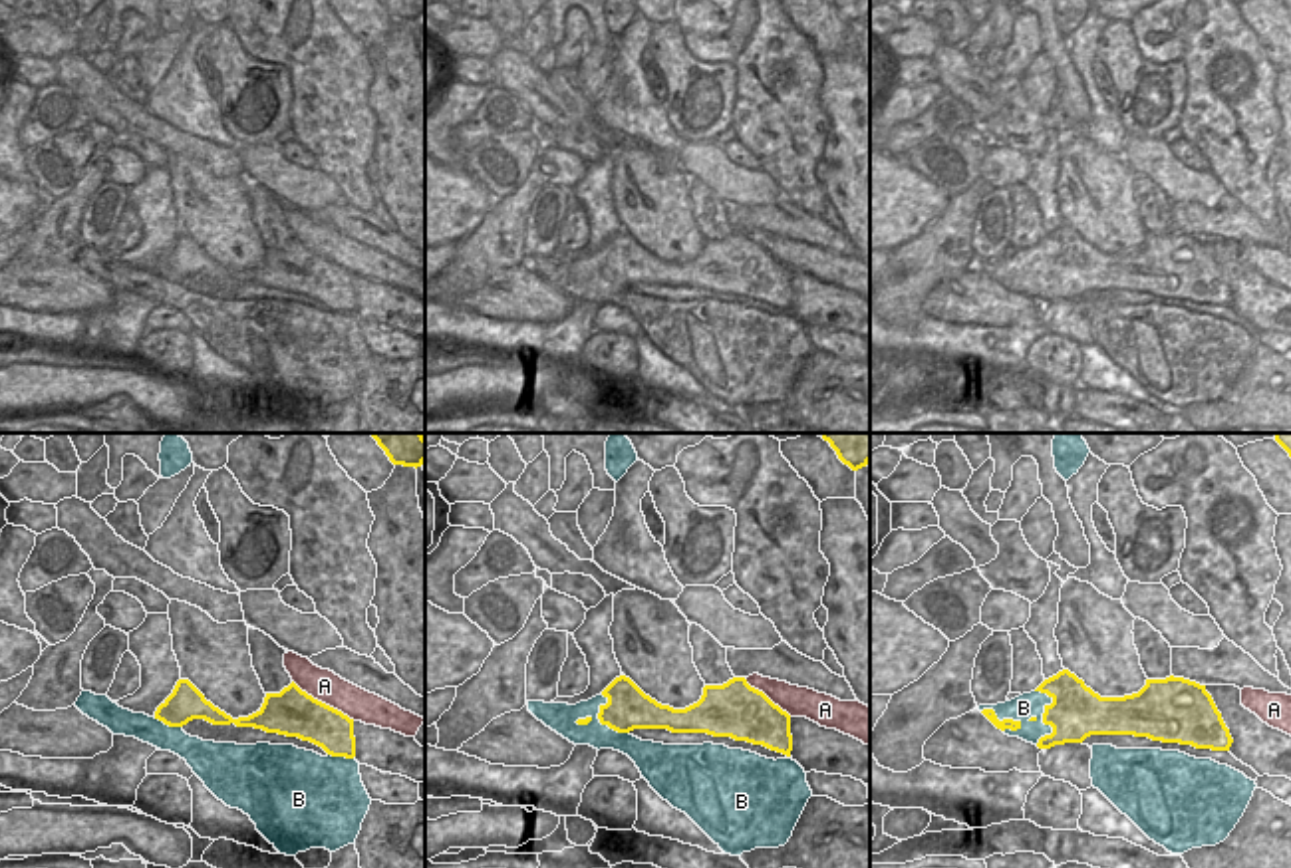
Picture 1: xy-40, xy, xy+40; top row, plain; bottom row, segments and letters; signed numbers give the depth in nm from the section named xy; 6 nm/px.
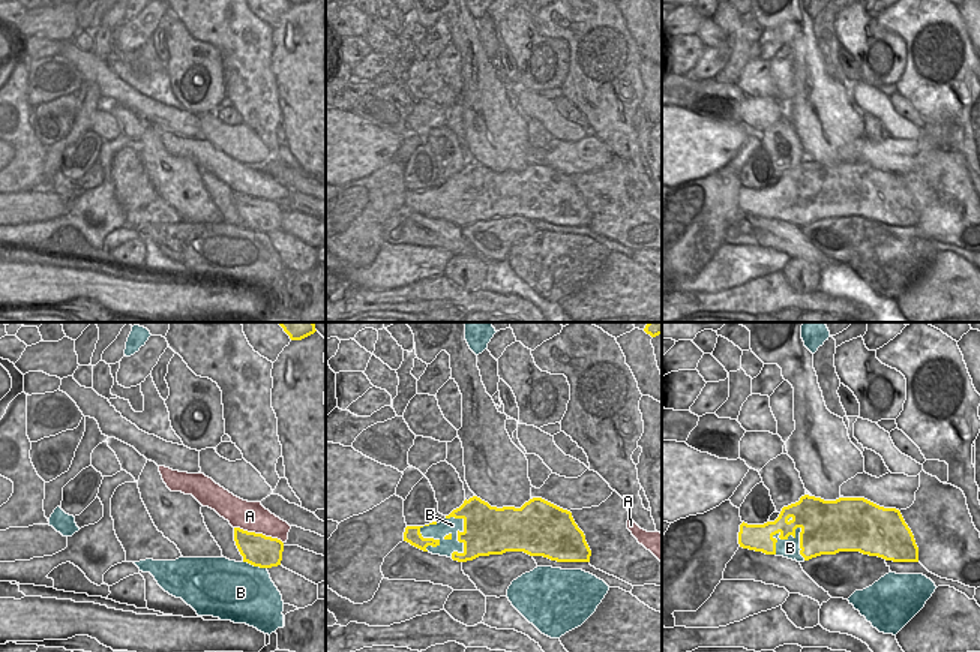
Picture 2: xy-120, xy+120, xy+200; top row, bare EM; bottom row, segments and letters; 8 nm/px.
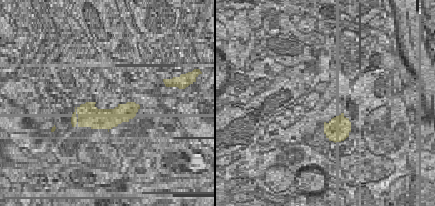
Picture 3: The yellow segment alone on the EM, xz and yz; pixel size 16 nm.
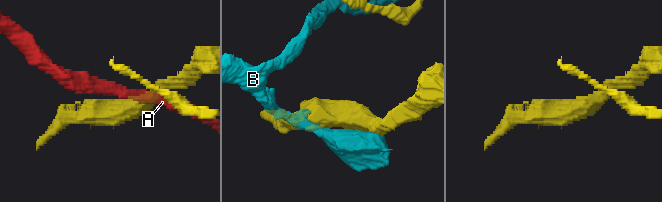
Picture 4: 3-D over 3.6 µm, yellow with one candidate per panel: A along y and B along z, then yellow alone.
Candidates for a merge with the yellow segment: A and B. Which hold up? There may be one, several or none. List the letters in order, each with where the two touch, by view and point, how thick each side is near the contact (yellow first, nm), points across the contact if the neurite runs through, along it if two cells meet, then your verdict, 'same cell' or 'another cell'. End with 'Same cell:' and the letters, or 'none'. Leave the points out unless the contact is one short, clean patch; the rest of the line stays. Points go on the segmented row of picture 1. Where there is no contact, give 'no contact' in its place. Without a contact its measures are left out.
A: xy-40 (324, 704) | 280/190 nm | another cell
B: xy+40 (1043, 720) | 320/150 nm | another cell
Same cell: none

